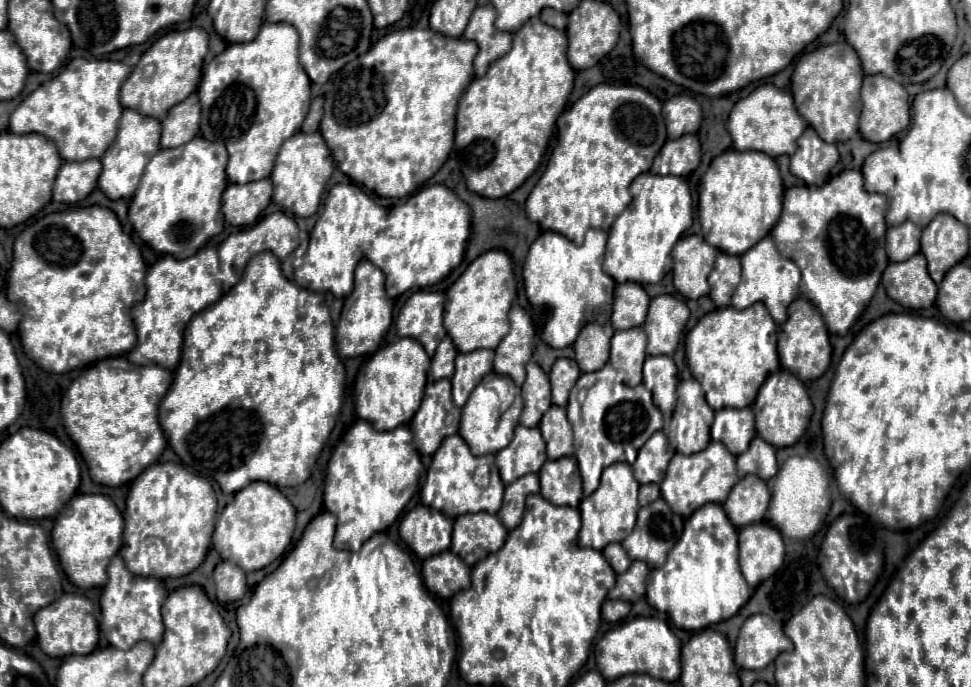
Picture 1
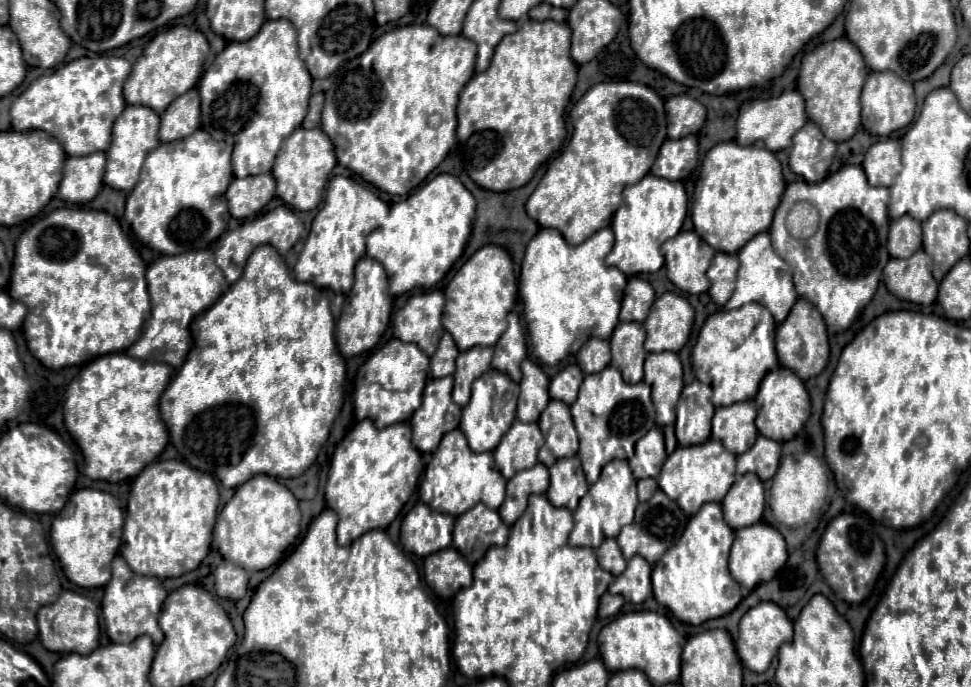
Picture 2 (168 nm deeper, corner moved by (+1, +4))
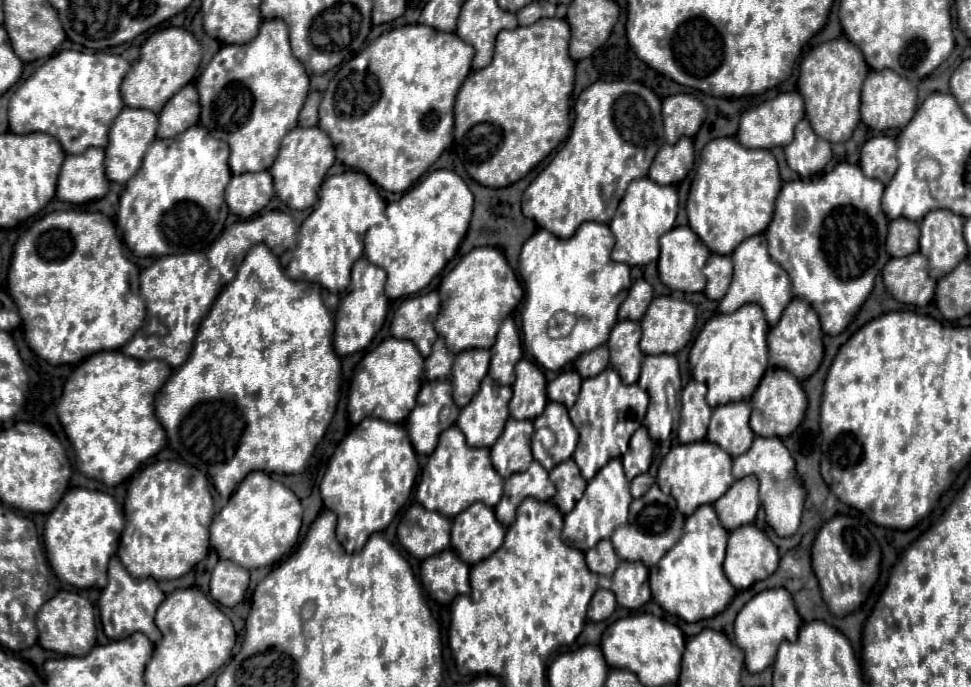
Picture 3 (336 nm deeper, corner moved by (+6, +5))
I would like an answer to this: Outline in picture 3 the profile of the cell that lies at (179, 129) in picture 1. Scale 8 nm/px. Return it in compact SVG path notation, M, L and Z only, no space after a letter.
M193 84L183 86L159 112L157 138L173 138L199 122L199 94Z

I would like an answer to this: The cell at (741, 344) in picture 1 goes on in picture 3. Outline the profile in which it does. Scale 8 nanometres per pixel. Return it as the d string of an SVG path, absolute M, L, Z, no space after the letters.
M745 304L731 314L717 314L705 322L703 330L697 334L693 348L689 352L689 368L697 382L707 384L707 388L709 388L707 404L711 408L715 408L723 402L739 402L739 400L751 398L751 394L755 392L755 386L759 384L759 380L767 368L767 330L769 330L769 324L763 318L763 310L757 304Z

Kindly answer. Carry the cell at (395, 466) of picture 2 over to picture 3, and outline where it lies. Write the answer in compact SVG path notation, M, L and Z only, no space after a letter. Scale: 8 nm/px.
M365 418L339 442L321 482L321 498L325 508L337 514L337 540L349 554L359 552L373 532L389 526L407 502L417 472L417 456L401 424Z

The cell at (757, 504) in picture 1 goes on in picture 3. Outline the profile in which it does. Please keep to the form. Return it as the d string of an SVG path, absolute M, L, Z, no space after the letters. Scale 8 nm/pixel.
M745 476L737 480L719 502L715 502L715 512L727 530L735 530L739 526L755 522L757 510L761 506L759 500L759 482L755 476Z

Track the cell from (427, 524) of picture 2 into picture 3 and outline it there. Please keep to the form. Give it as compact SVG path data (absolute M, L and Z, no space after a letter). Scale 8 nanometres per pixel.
M413 504L397 526L397 538L401 546L415 558L427 558L449 546L451 520L439 512L429 512L419 504Z

